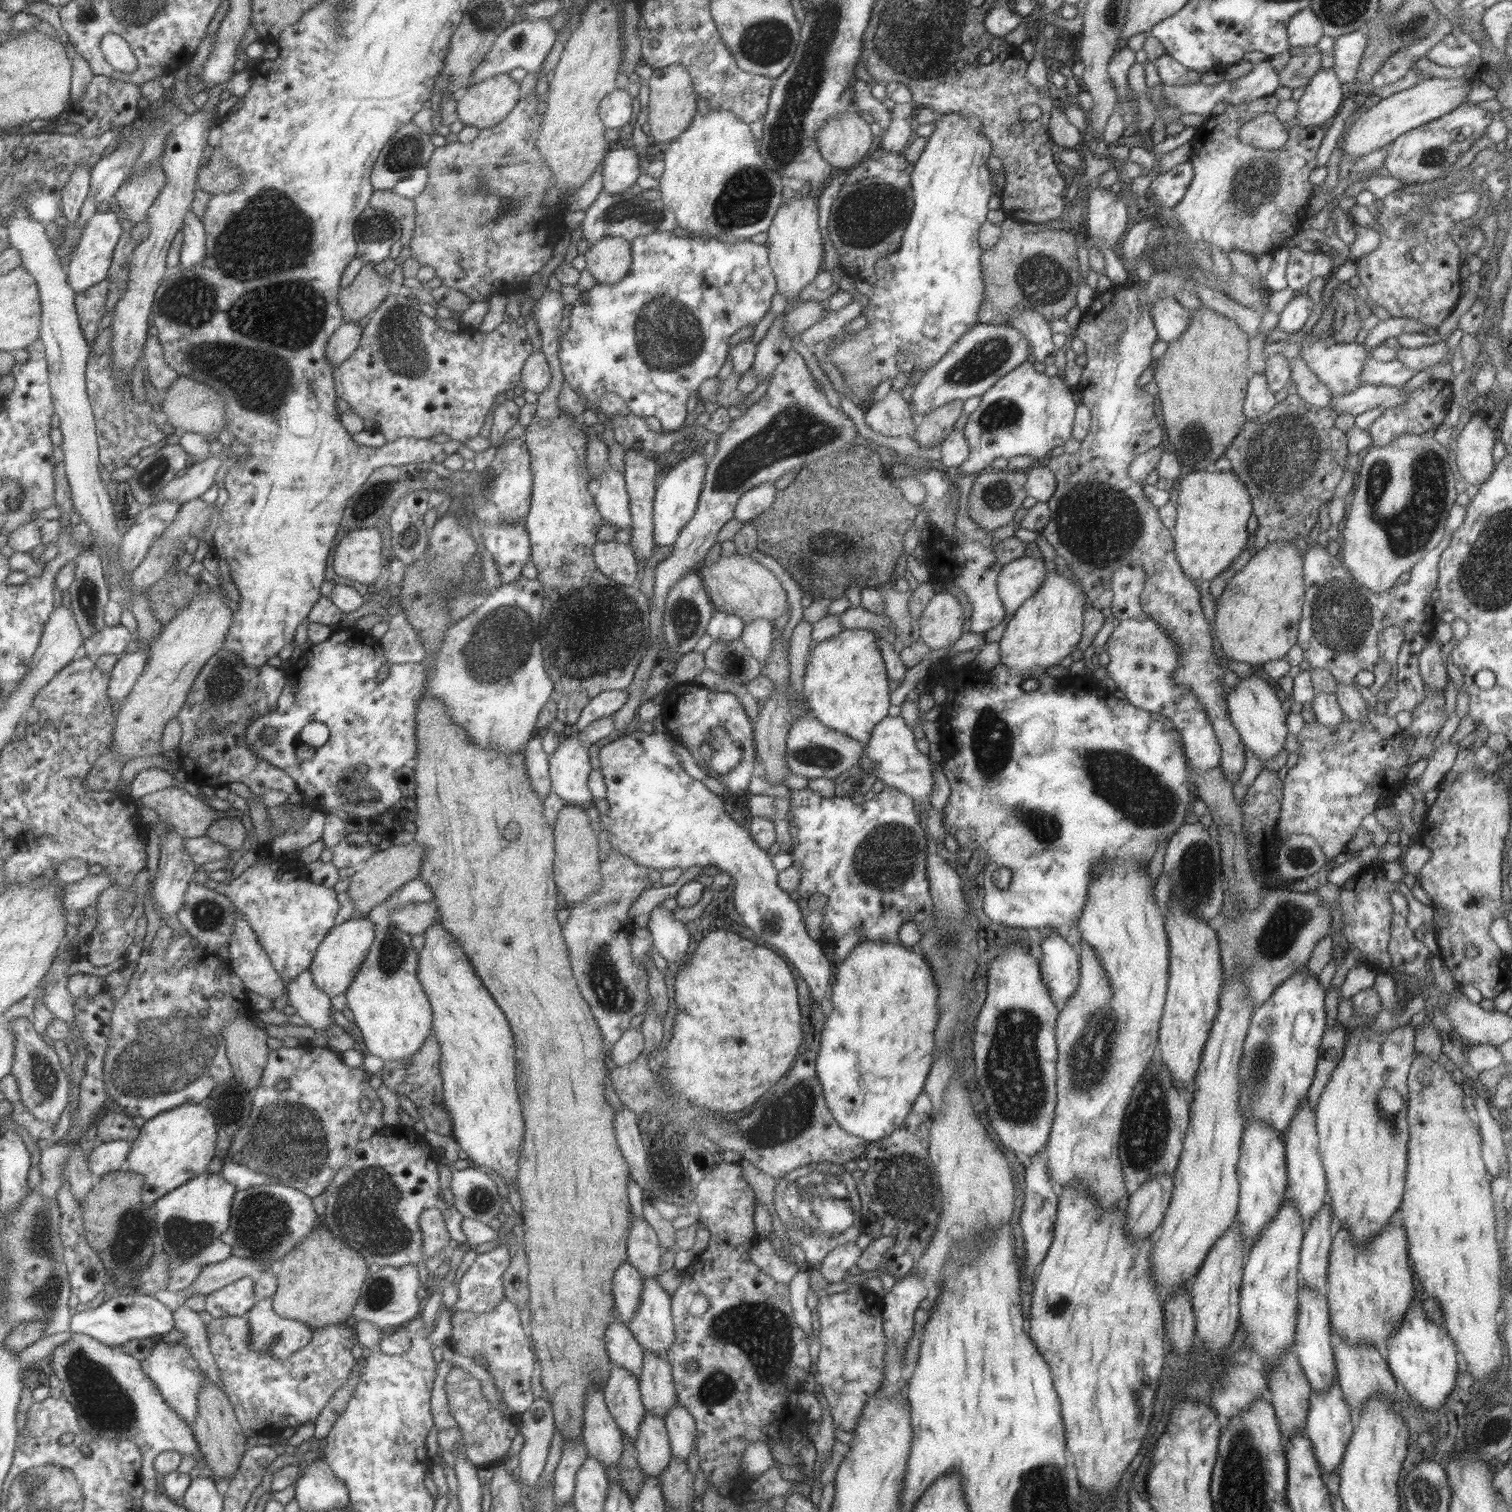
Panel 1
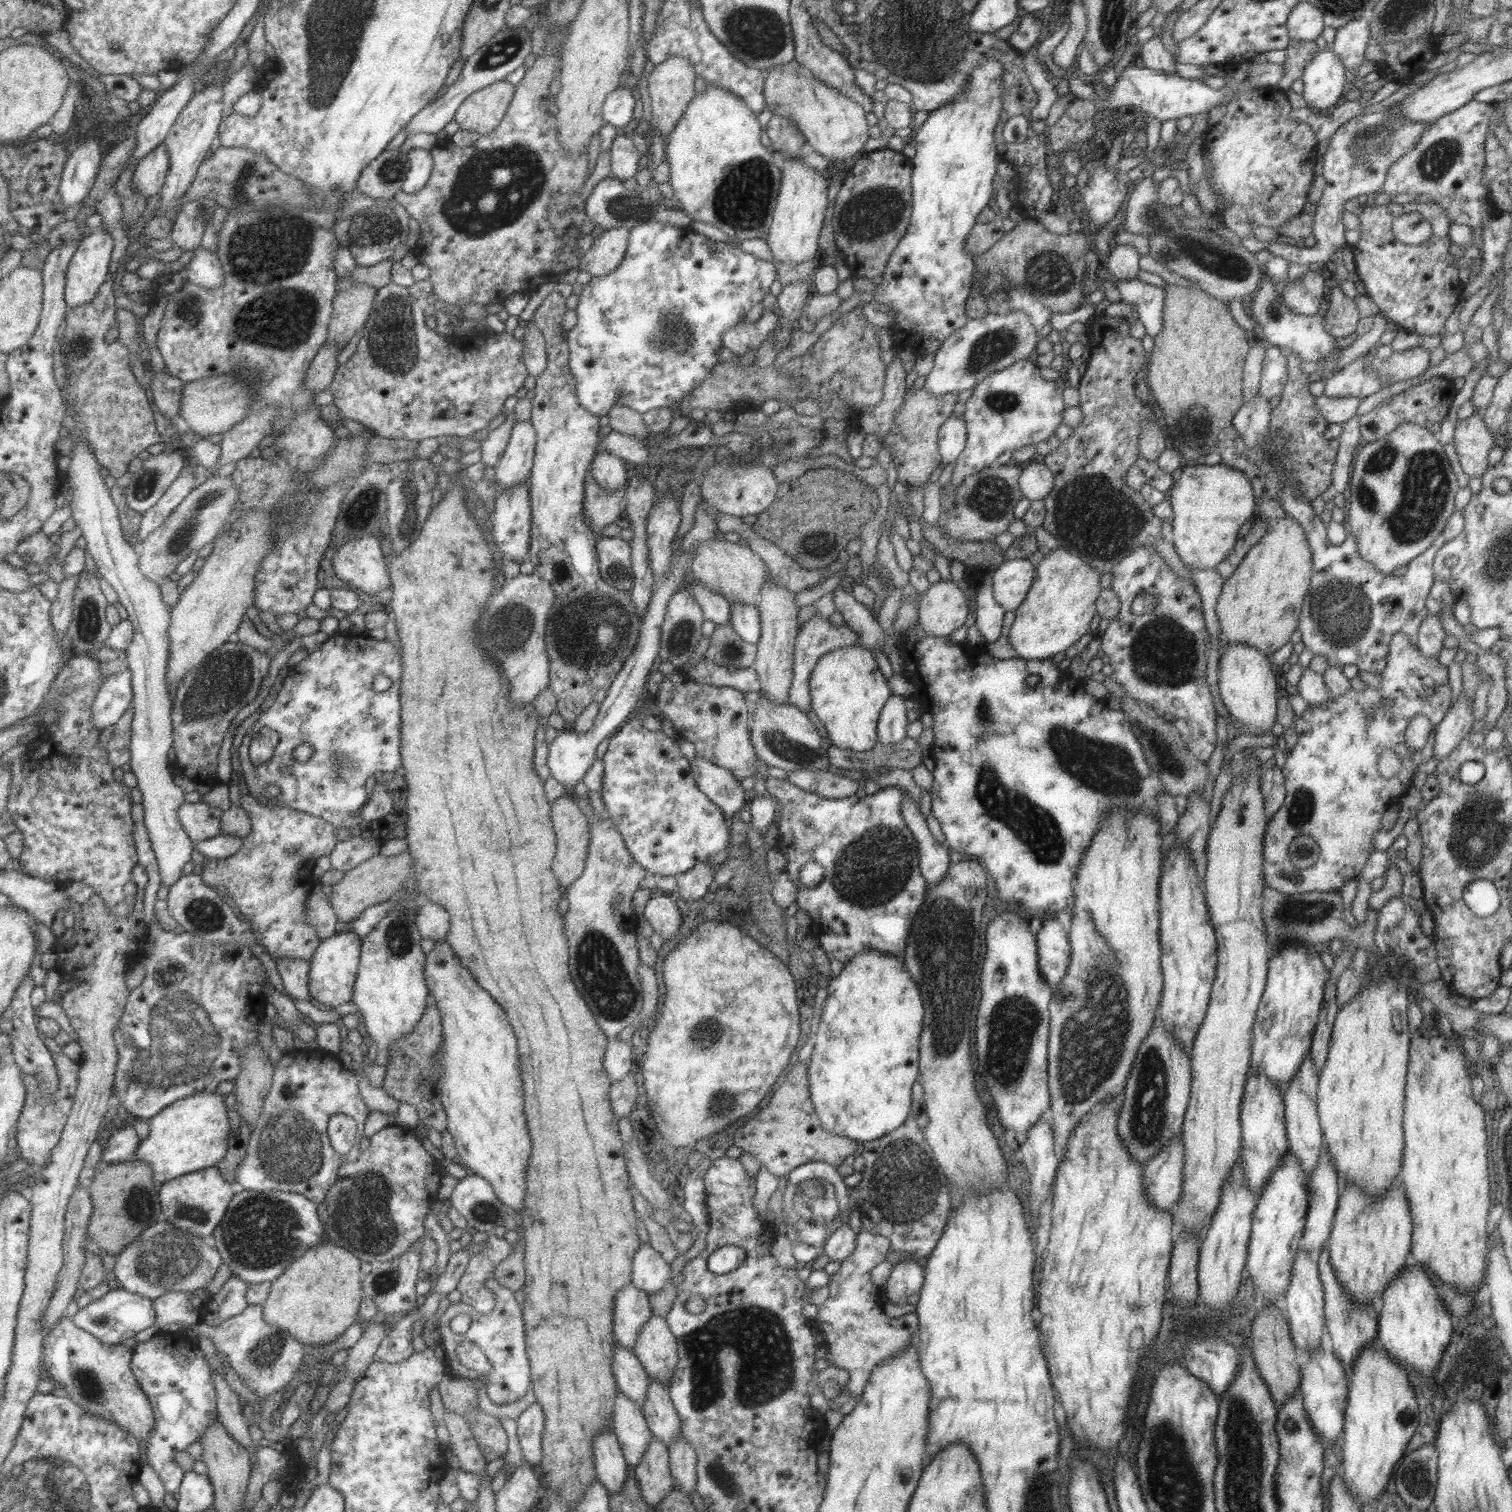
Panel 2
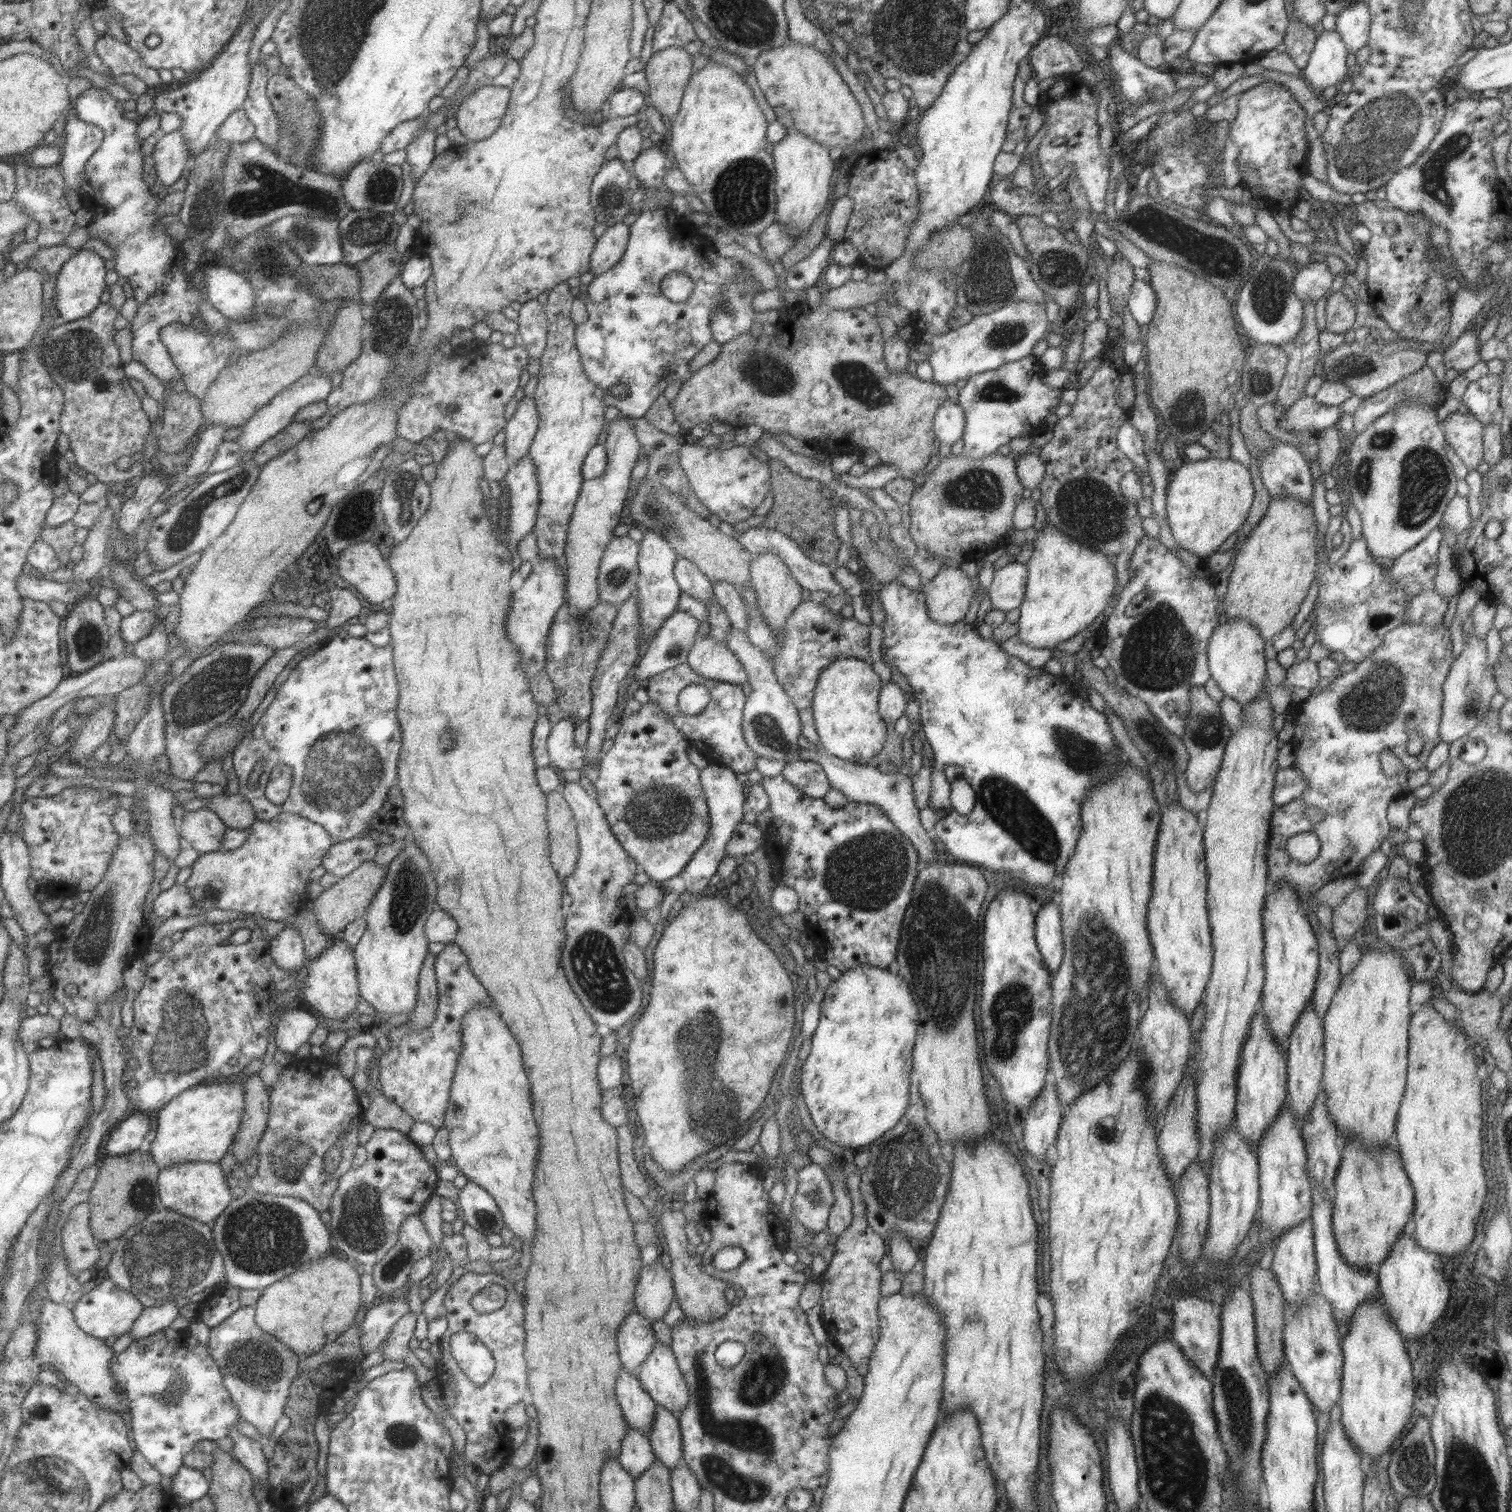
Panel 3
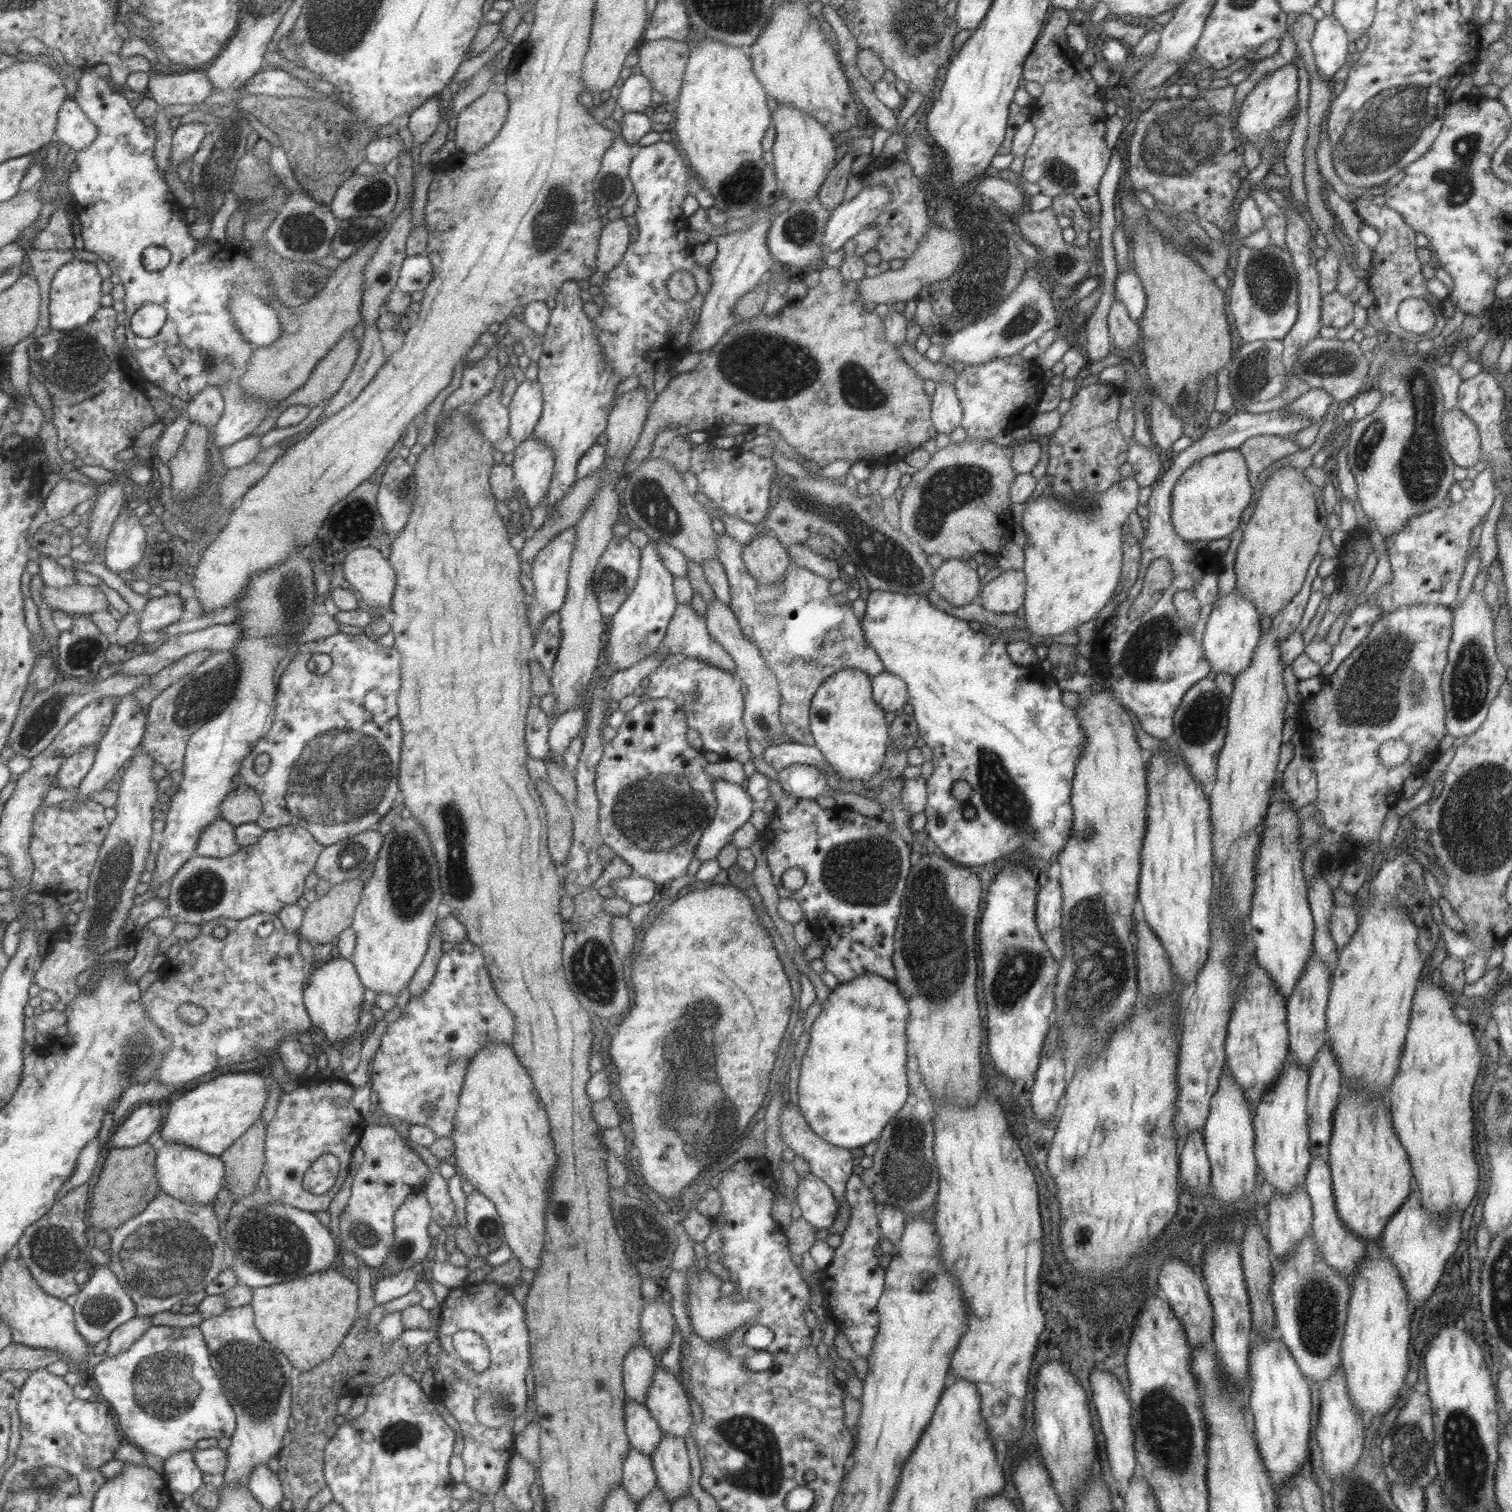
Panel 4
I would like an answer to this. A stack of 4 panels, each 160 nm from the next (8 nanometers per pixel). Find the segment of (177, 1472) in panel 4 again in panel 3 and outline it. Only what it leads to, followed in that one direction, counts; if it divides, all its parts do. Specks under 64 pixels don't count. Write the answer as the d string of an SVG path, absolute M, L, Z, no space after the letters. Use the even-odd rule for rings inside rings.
M184 1464L172 1479L171 1493L183 1498L184 1506L191 1507L196 1500L209 1495L211 1487L212 1481L207 1480L201 1470Z

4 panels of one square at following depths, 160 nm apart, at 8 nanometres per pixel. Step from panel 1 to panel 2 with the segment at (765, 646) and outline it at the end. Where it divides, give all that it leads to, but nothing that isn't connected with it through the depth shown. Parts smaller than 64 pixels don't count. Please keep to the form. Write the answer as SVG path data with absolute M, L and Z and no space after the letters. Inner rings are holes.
M734 602L730 604L730 625L744 642L757 645L760 636L760 618L755 605Z

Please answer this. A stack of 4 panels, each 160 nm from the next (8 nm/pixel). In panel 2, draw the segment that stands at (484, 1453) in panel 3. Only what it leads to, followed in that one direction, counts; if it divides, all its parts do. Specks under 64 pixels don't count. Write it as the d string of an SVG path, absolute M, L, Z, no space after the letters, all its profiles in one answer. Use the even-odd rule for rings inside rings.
M493 1277L485 1279L484 1285L495 1297L495 1306L491 1312L479 1313L472 1306L463 1304L462 1301L449 1303L438 1320L440 1330L440 1344L444 1352L447 1373L463 1379L471 1379L475 1372L461 1364L456 1357L455 1347L463 1341L476 1344L491 1363L490 1373L485 1375L483 1382L485 1392L492 1404L507 1405L523 1397L531 1389L530 1366L526 1357L526 1344L524 1339L524 1320L522 1317L521 1303L513 1297L513 1291L501 1286ZM457 1314L470 1316L470 1324L463 1333L455 1334L449 1329L449 1321Z

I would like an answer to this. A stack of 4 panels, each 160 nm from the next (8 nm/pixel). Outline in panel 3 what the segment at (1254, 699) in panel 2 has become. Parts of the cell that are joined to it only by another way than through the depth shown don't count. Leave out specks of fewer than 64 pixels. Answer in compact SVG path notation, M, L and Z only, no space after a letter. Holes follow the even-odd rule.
M1222 617L1222 622L1211 631L1207 641L1207 665L1210 678L1217 687L1240 706L1257 698L1260 688L1269 684L1265 671L1264 641L1257 628L1245 619Z

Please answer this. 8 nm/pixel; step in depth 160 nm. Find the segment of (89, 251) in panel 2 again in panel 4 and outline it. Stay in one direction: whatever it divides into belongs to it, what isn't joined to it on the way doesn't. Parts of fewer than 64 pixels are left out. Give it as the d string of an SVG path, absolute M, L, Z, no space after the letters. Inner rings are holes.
M73 259L62 266L55 275L51 289L50 328L52 330L75 330L89 324L101 307L103 278L93 262Z

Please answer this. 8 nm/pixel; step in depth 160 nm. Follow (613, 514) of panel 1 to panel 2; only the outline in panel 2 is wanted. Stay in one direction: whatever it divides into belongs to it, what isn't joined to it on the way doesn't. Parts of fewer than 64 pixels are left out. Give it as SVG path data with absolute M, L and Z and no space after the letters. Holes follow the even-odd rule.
M597 449L590 462L591 476L602 489L614 491L625 486L631 468L623 459L609 454L607 450Z

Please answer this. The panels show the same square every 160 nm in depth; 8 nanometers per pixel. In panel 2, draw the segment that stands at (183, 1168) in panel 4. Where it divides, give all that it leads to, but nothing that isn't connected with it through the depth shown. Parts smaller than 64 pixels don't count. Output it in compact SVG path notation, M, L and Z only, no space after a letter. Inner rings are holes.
M216 1167L178 1177L169 1180L160 1188L159 1202L162 1205L163 1218L177 1228L211 1240L216 1228L227 1214L238 1188L227 1182Z

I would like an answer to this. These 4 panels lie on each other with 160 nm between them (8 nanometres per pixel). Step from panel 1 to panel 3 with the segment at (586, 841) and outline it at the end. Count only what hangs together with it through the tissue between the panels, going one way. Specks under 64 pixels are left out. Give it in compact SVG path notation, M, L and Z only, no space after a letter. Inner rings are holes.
M560 790L546 798L546 827L549 837L550 863L560 878L569 876L578 859L576 822Z

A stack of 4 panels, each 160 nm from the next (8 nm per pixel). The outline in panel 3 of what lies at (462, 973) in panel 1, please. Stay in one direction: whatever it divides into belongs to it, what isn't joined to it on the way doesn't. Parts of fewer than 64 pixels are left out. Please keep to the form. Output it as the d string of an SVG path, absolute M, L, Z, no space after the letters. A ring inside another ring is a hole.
M476 1004L465 1013L460 1024L462 1045L451 1081L450 1095L444 1112L443 1127L448 1133L451 1163L457 1171L483 1188L493 1198L500 1210L504 1226L519 1238L520 1242L532 1244L536 1232L535 1202L531 1198L533 1166L537 1162L539 1132L533 1120L530 1084L522 1065L522 1054L494 1006Z

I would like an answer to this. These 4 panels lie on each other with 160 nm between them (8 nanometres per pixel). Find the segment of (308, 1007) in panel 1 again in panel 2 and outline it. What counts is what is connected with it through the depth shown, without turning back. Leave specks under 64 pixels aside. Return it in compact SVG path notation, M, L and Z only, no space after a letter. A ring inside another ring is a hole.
M276 959L277 968L282 976L286 992L297 1000L309 1001L308 970L309 961L305 959Z

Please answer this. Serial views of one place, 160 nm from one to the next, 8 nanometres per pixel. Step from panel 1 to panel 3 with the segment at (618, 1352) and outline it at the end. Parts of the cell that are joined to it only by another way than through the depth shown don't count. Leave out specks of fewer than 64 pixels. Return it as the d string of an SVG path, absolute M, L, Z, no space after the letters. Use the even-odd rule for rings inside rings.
M621 1368L615 1383L615 1394L628 1428L648 1436L654 1421L655 1403L641 1388L638 1377Z

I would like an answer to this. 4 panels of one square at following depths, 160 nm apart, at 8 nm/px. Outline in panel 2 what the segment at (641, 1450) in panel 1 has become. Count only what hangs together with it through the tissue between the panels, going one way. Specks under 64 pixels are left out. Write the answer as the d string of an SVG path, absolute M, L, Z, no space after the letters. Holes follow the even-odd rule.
M654 1436L633 1469L642 1499L649 1507L657 1506L674 1487L668 1465L668 1447Z

